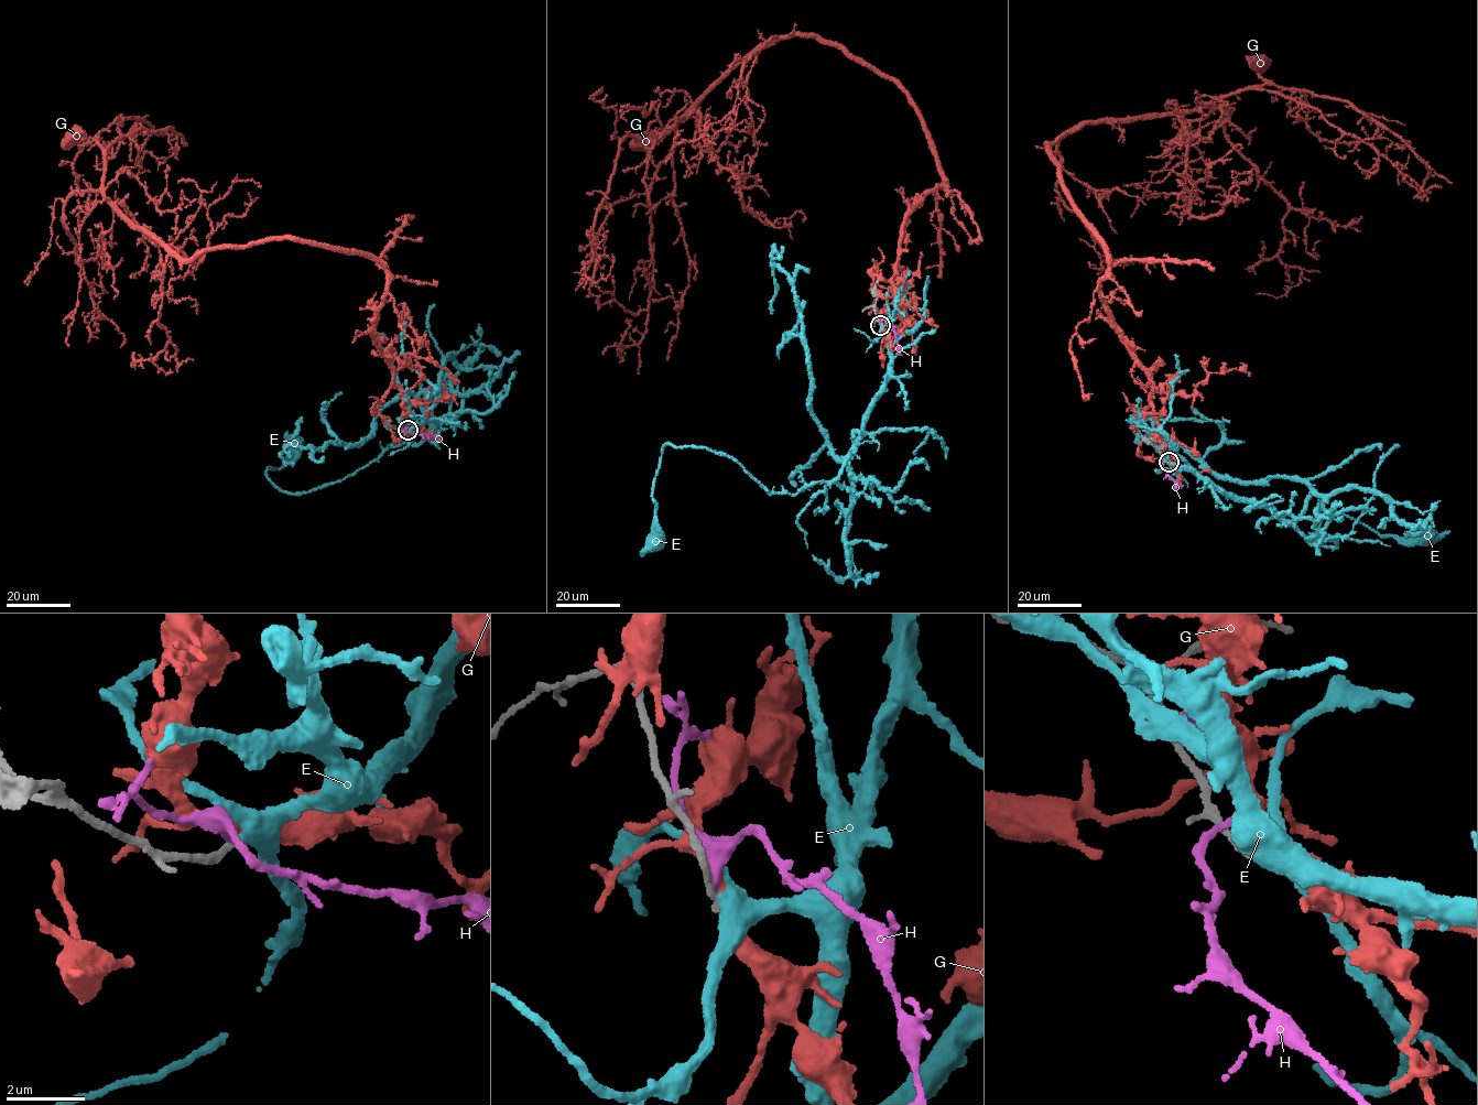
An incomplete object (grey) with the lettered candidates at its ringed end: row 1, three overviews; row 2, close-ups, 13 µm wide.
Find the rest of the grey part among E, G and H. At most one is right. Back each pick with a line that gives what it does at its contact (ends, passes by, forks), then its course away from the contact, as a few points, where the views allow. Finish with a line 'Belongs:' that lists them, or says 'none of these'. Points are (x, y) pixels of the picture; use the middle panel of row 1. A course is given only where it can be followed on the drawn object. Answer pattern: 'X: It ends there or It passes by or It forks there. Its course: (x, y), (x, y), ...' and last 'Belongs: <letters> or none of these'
Belongs: none of these

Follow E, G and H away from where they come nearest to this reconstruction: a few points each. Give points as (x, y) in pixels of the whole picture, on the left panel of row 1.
E: (408, 431), (437, 422), (417, 444), (393, 444), (355, 473), (295, 493), (265, 474), (294, 443)
G: (408, 430), (406, 397), (373, 329), (384, 266), (292, 238), (178, 259), (105, 196), (104, 150), (76, 133)
H: (406, 431), (441, 436)

